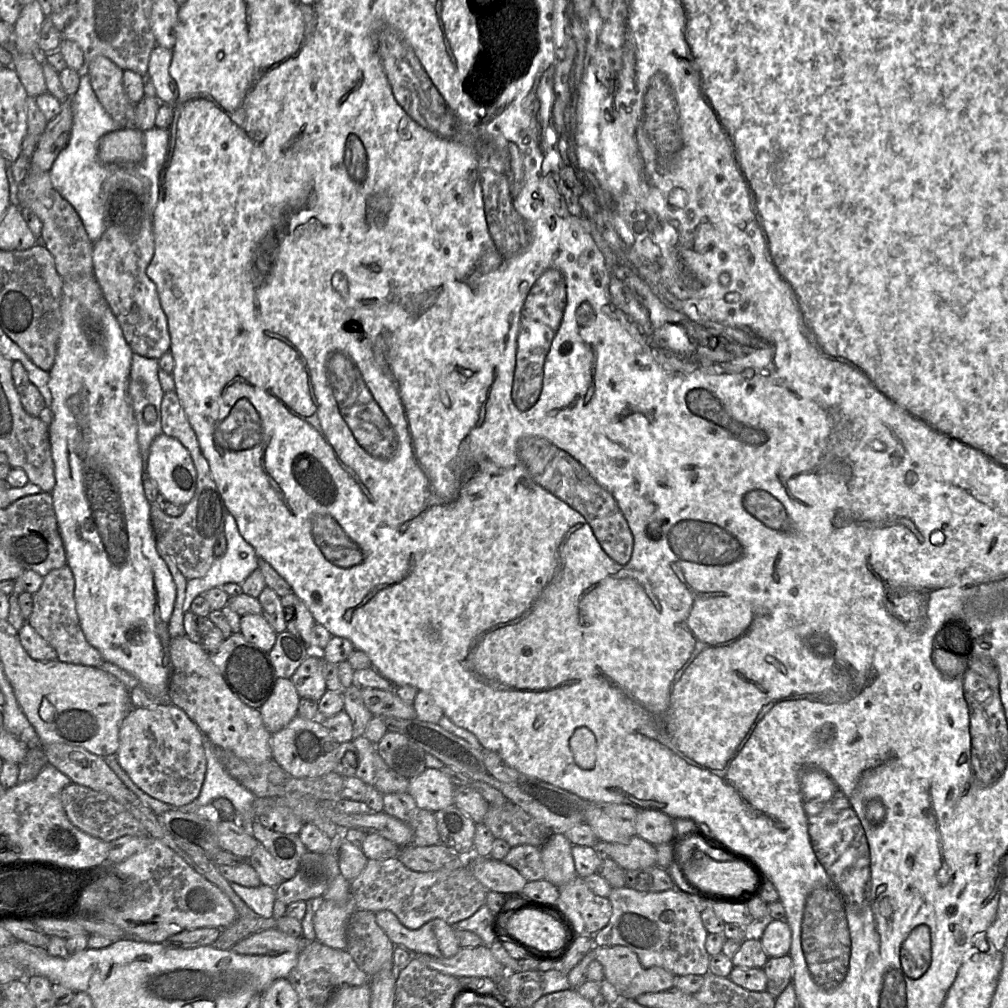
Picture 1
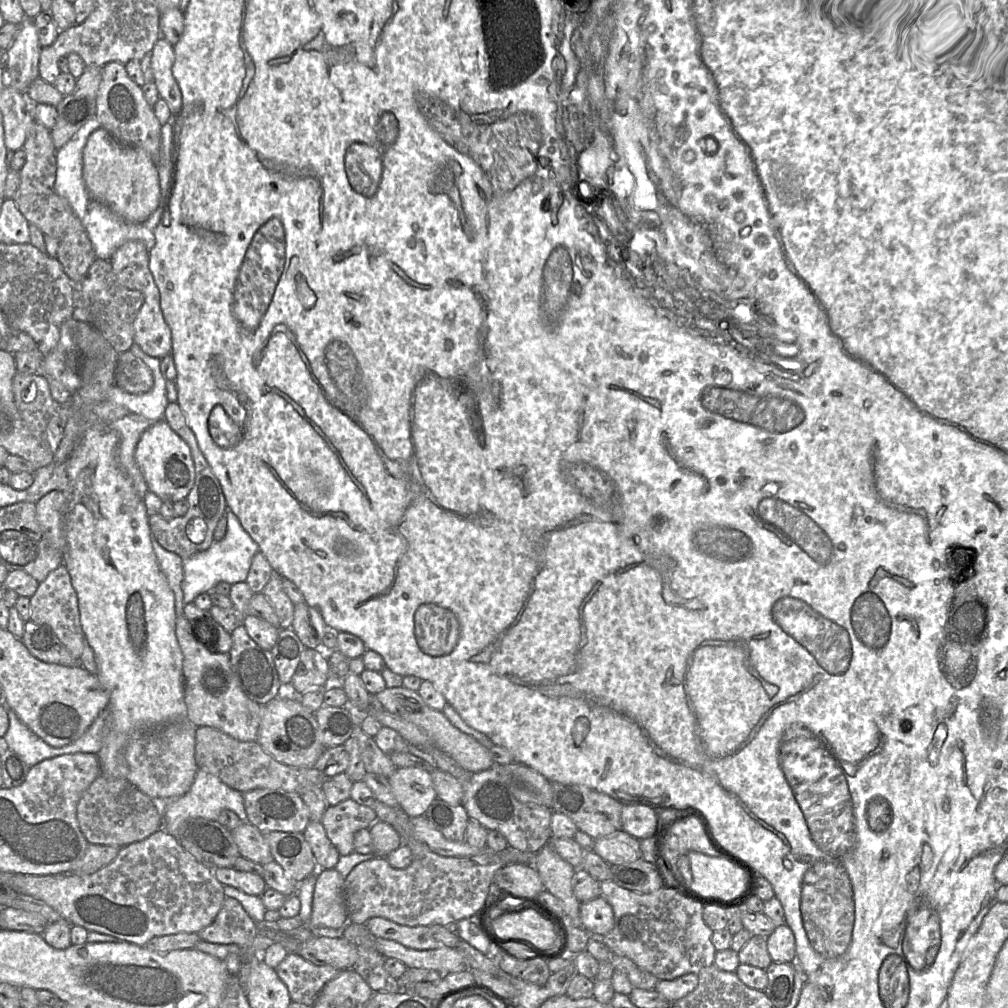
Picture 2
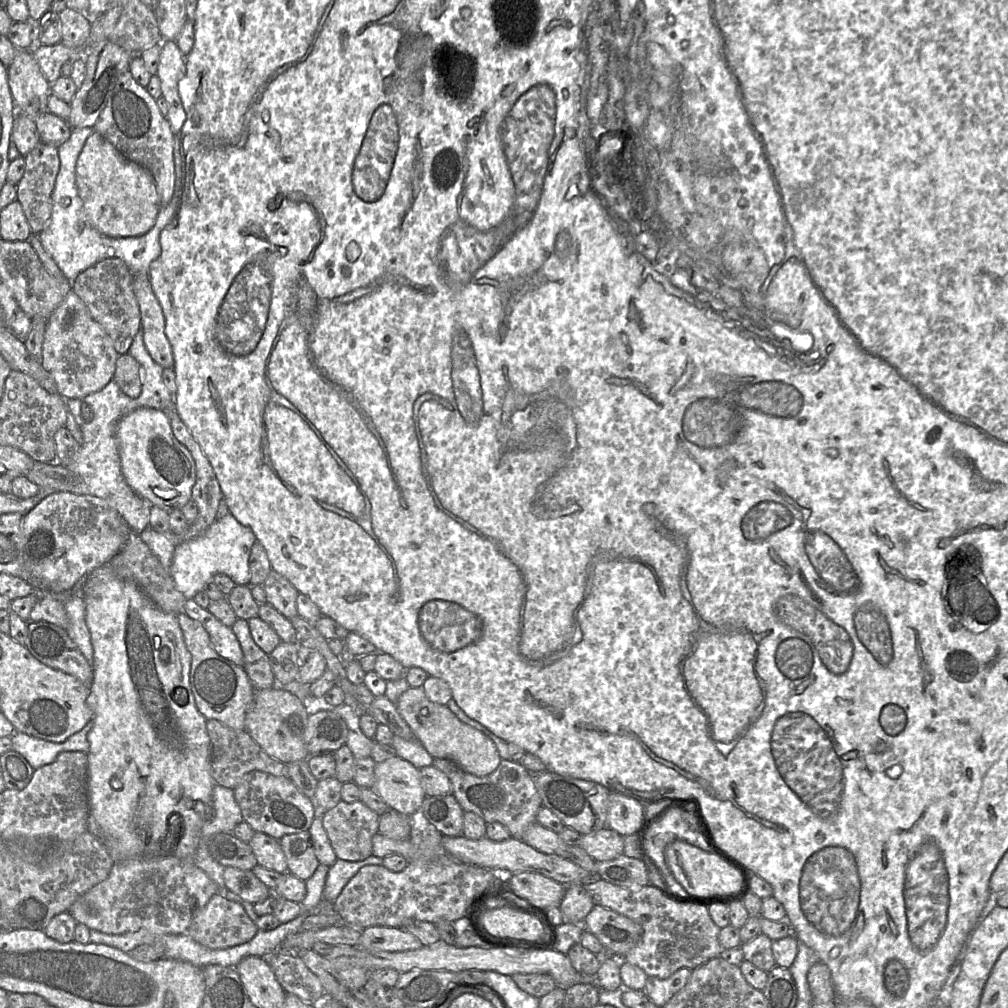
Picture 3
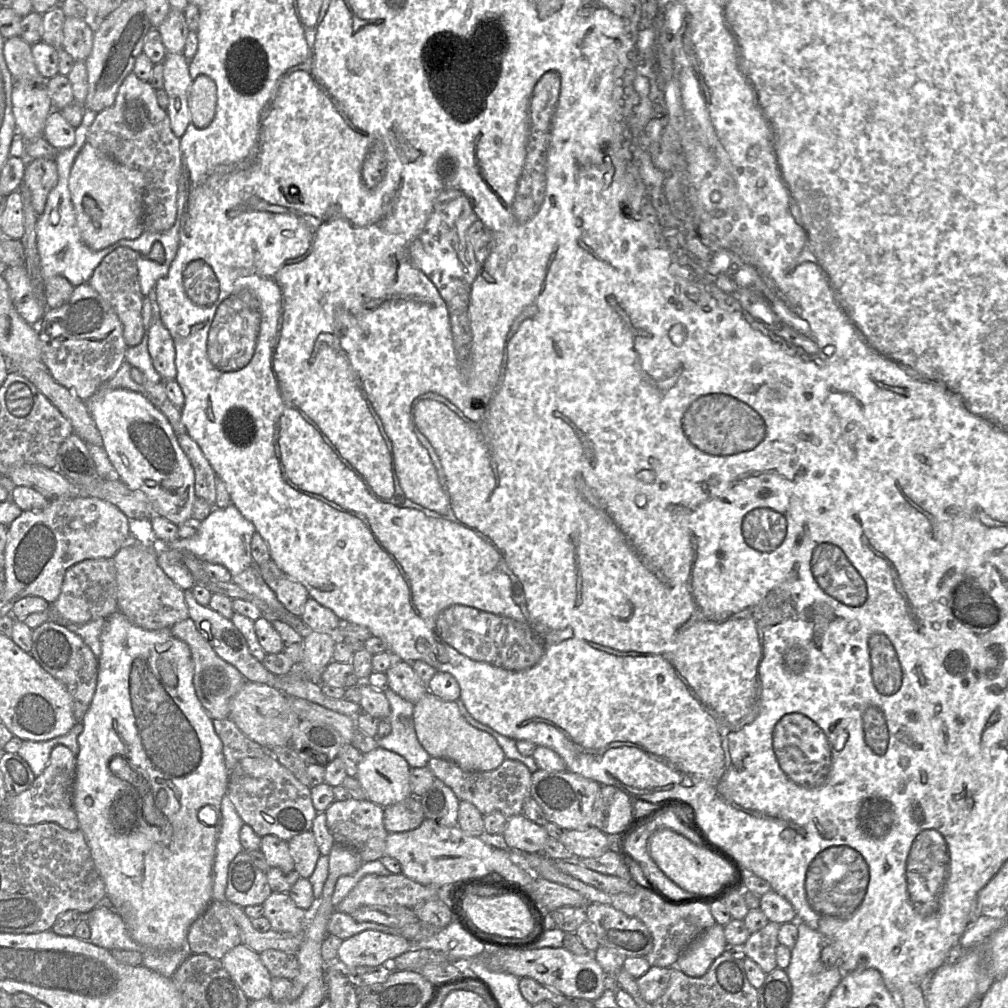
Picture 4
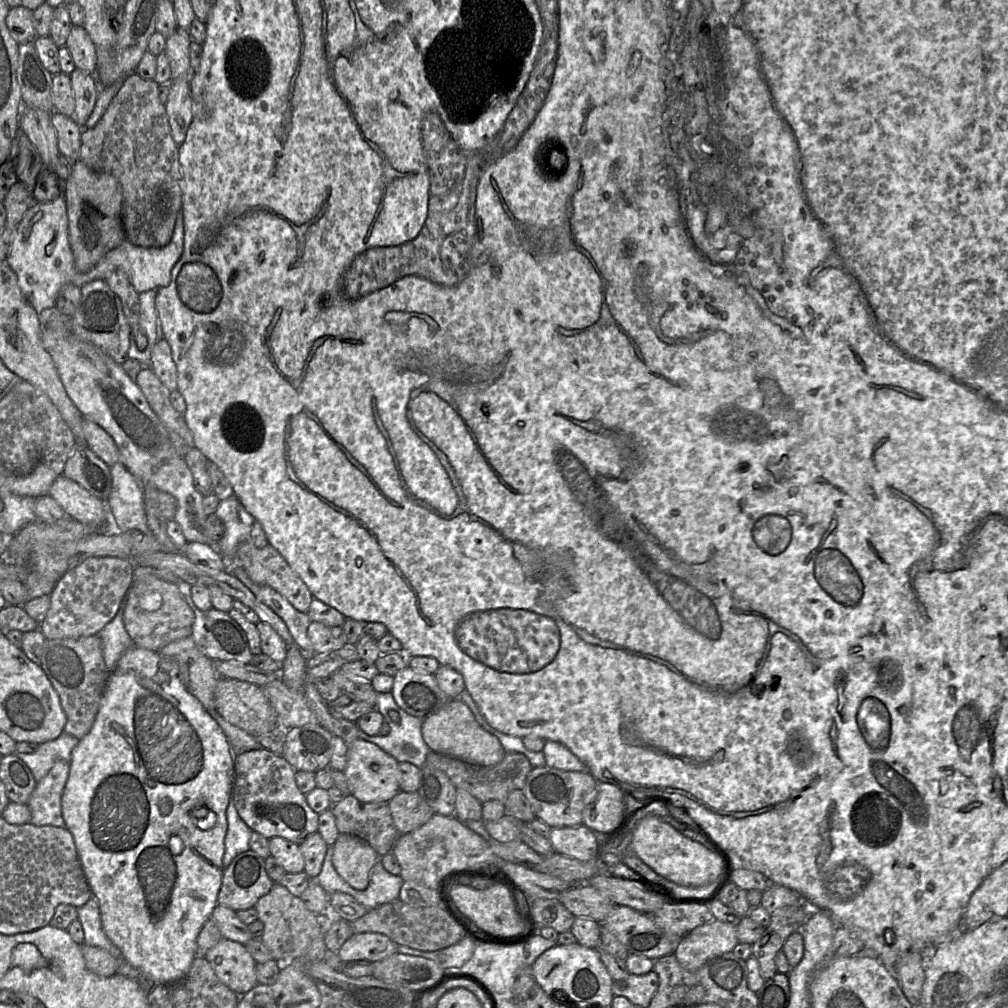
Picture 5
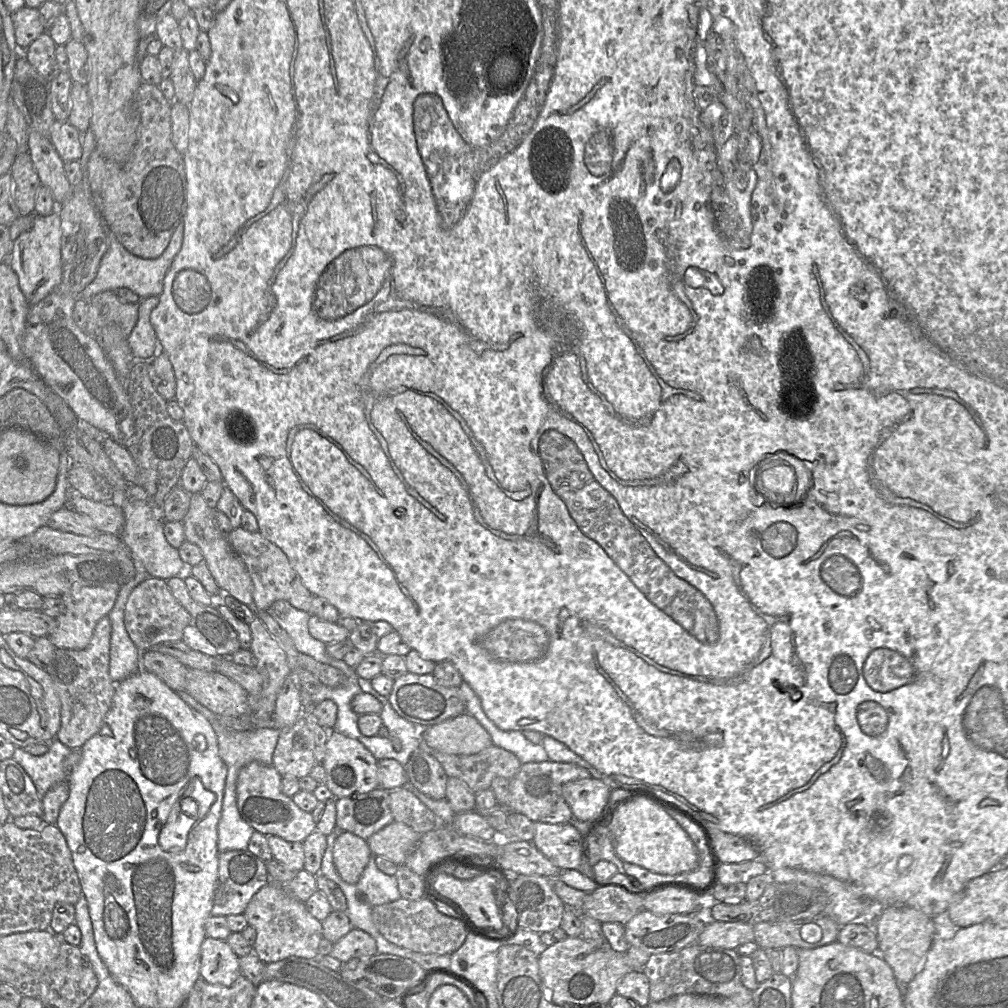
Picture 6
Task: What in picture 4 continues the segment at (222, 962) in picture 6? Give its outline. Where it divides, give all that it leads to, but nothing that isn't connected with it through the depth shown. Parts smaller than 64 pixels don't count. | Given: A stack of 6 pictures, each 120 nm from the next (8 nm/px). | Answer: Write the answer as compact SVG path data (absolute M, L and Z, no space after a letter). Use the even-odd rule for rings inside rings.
M241 943L221 961L250 1001L270 997L272 976L256 951Z

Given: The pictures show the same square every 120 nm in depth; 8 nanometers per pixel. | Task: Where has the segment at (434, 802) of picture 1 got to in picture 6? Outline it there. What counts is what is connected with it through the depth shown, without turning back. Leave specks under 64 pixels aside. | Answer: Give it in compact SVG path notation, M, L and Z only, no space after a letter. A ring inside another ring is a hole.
M330 730L326 743L326 754L321 763L326 772L325 785L335 798L367 793L379 787L378 760L358 740Z

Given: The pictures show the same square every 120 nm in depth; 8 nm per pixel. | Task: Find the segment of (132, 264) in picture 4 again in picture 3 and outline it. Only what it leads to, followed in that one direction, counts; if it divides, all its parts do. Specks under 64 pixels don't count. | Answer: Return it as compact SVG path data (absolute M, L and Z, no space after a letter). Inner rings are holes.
M107 258L81 272L71 283L73 291L84 303L91 317L110 337L117 353L127 353L140 329L141 315L133 289L133 277L124 261Z

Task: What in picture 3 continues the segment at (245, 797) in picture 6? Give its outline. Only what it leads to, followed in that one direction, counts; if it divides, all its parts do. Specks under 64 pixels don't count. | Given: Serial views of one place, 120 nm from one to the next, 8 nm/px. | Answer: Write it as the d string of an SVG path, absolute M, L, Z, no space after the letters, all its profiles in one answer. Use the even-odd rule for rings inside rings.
M251 771L243 776L233 791L243 821L253 831L265 833L277 840L286 834L307 831L317 815L313 800L302 794L287 776Z

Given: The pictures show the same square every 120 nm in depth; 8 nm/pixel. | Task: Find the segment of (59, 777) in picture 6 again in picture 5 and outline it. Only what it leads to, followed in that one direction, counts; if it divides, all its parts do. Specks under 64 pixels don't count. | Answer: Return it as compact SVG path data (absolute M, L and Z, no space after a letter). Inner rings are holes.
M62 732L56 739L38 745L31 753L15 753L17 758L26 764L36 782L41 781L56 761L70 763L72 750L79 740L69 734Z

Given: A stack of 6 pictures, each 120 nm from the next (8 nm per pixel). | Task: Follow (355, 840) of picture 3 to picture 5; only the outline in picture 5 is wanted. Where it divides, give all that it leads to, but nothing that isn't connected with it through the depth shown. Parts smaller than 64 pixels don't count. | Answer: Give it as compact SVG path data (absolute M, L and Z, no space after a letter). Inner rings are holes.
M346 795L330 809L339 833L363 839L379 857L392 851L399 833L387 802L361 802L353 795Z

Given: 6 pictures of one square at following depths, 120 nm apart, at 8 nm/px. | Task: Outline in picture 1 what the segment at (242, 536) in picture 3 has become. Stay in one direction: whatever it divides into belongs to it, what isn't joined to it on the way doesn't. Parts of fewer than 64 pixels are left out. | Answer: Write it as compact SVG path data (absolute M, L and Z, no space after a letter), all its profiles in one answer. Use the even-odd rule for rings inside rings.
M227 513L224 524L224 533L227 541L227 549L223 556L215 558L205 576L187 580L183 613L188 612L195 597L202 595L214 587L222 587L226 583L241 584L256 568L258 568L258 556L255 549L241 536L236 520L231 513Z

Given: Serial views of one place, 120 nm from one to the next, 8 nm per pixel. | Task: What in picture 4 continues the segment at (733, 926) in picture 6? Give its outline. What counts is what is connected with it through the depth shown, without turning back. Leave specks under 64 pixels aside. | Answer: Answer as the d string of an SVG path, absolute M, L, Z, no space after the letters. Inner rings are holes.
M715 924L697 937L683 952L677 968L690 977L706 974L714 960L725 952L724 926Z

